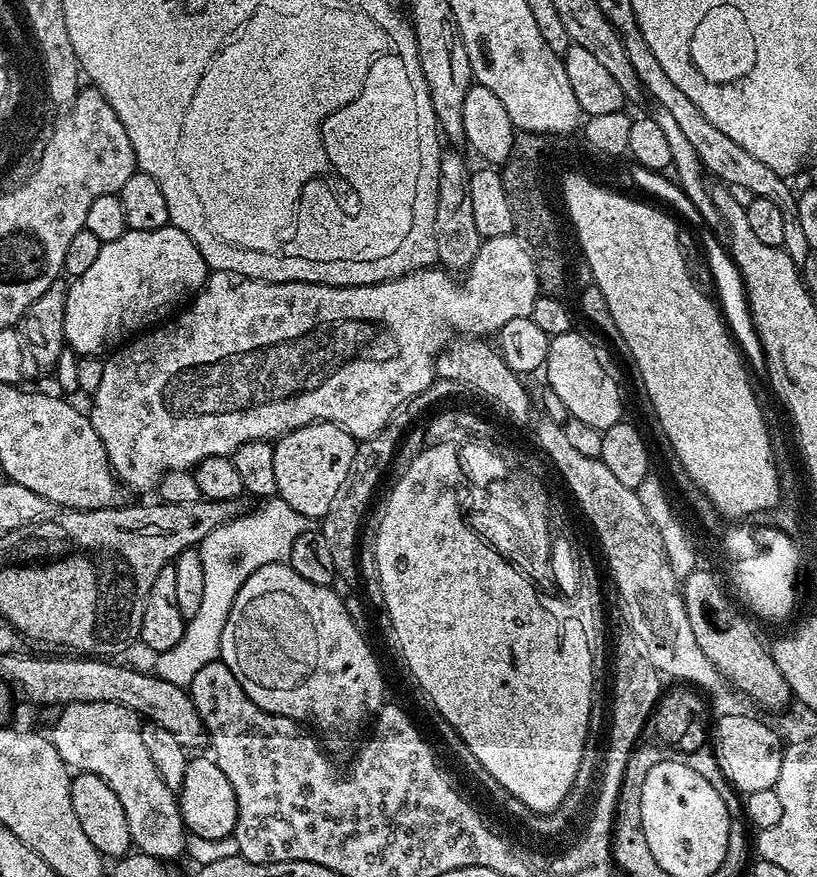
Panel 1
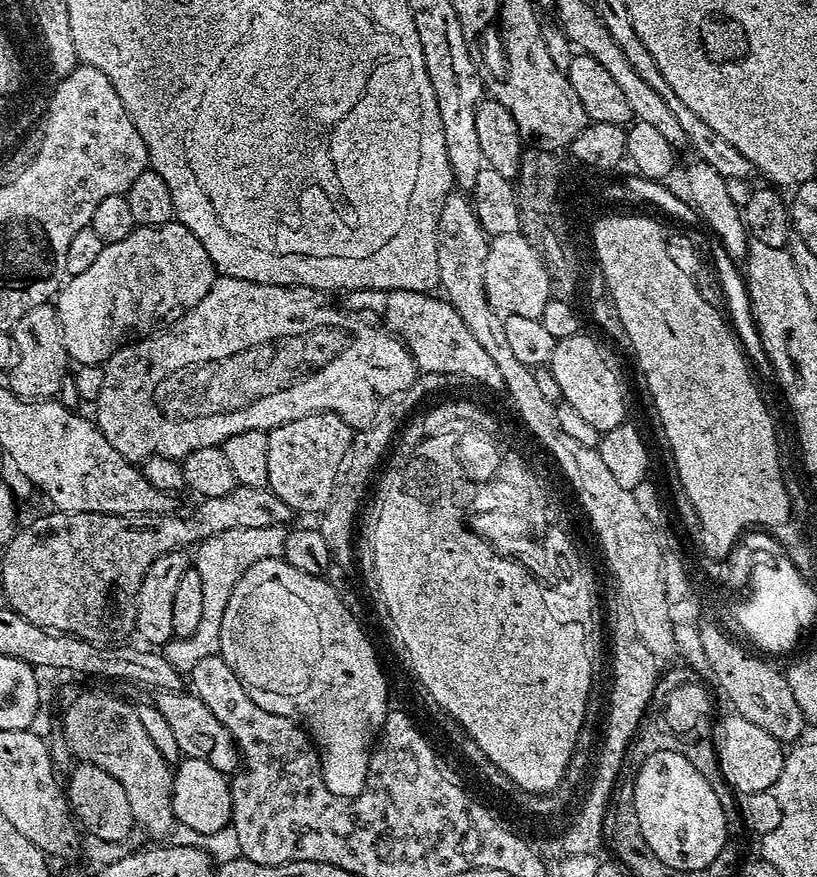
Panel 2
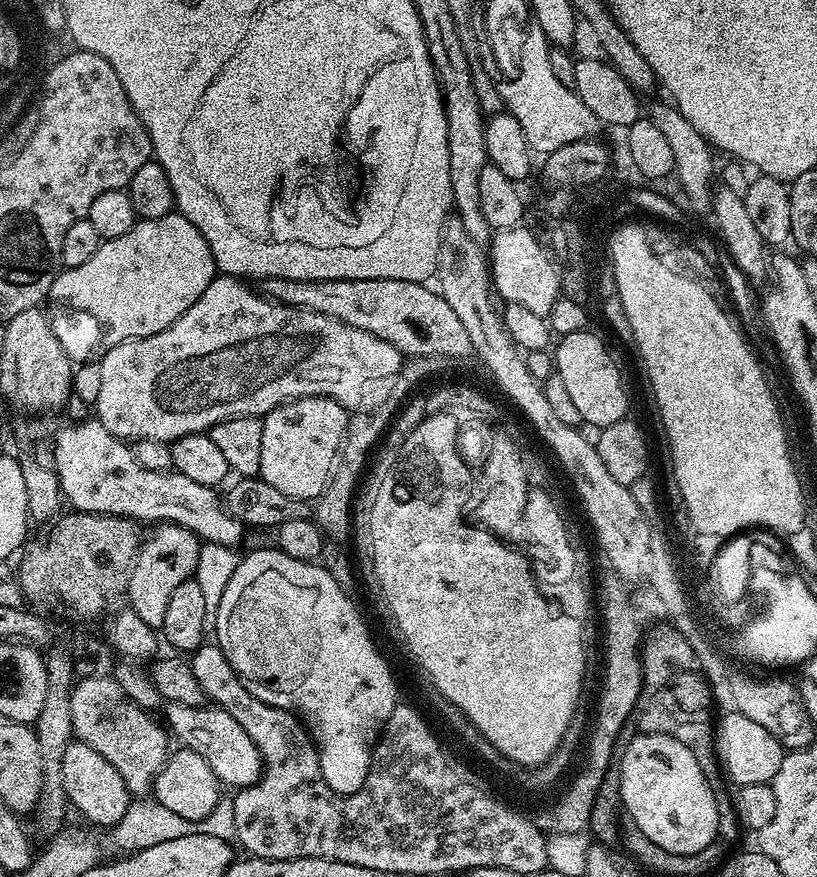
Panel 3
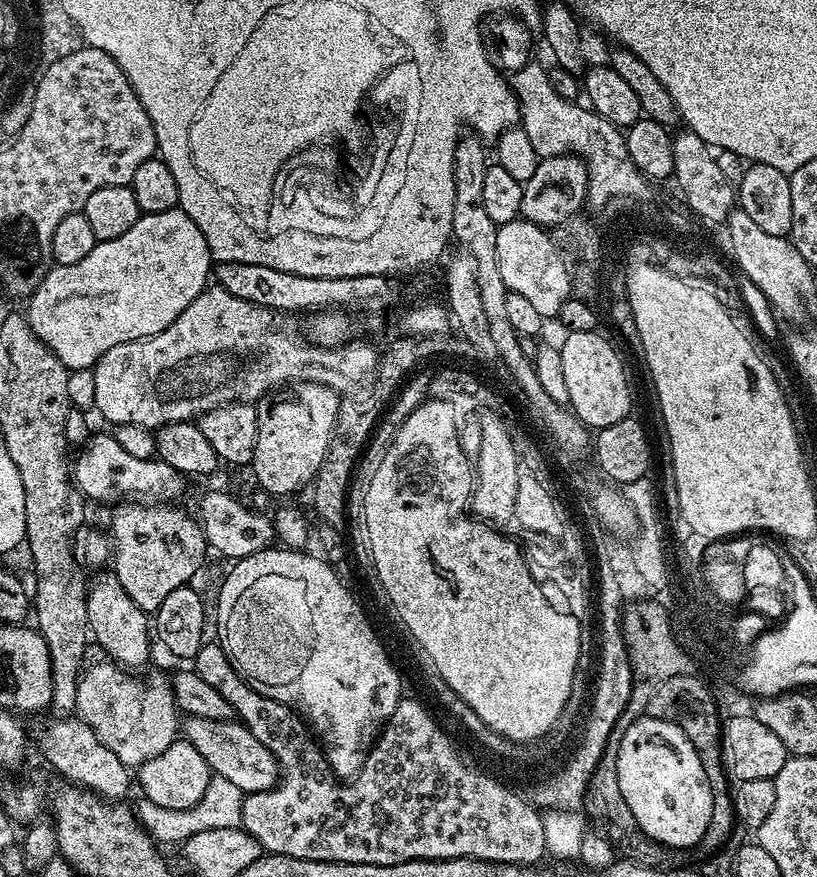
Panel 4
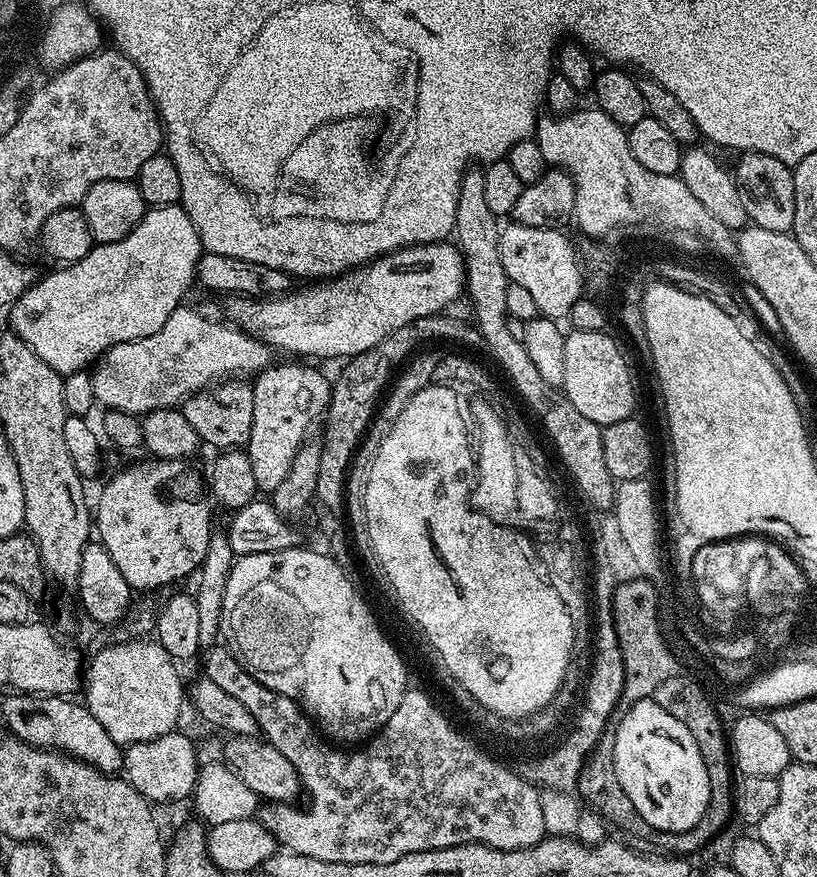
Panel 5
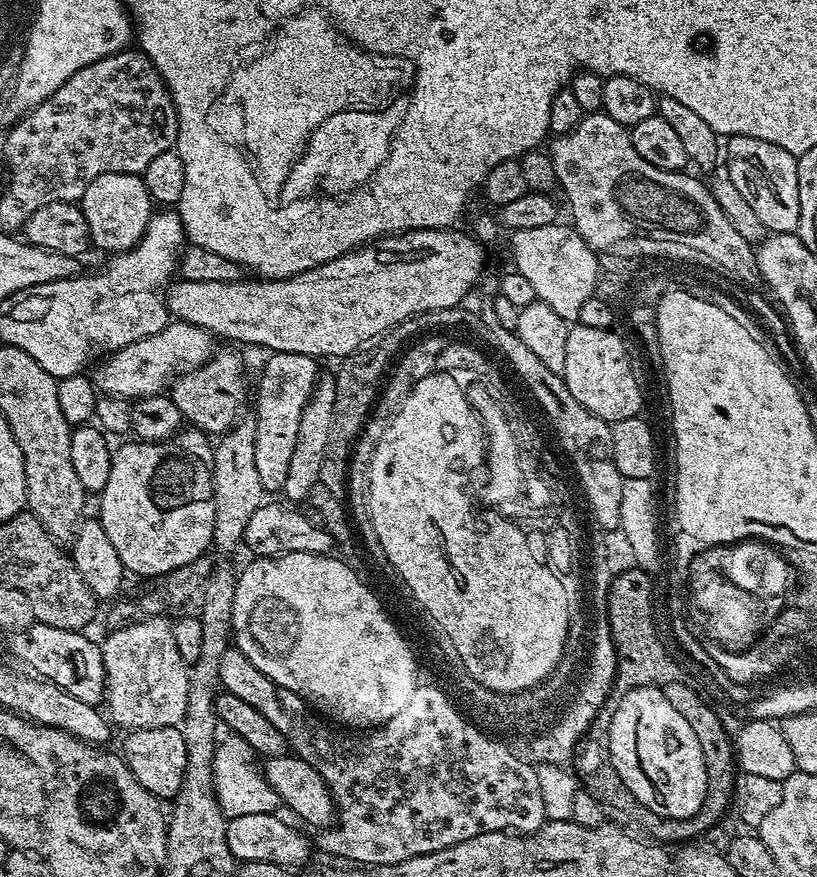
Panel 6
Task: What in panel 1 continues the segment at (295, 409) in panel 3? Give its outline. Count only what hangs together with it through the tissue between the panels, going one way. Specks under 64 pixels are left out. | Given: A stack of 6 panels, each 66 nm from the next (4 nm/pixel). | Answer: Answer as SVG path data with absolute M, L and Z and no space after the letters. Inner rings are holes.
M325 420L306 424L285 433L272 444L274 450L274 482L276 496L286 501L298 514L323 518L338 494L338 486L348 477L350 462L354 462L357 441L342 426Z

